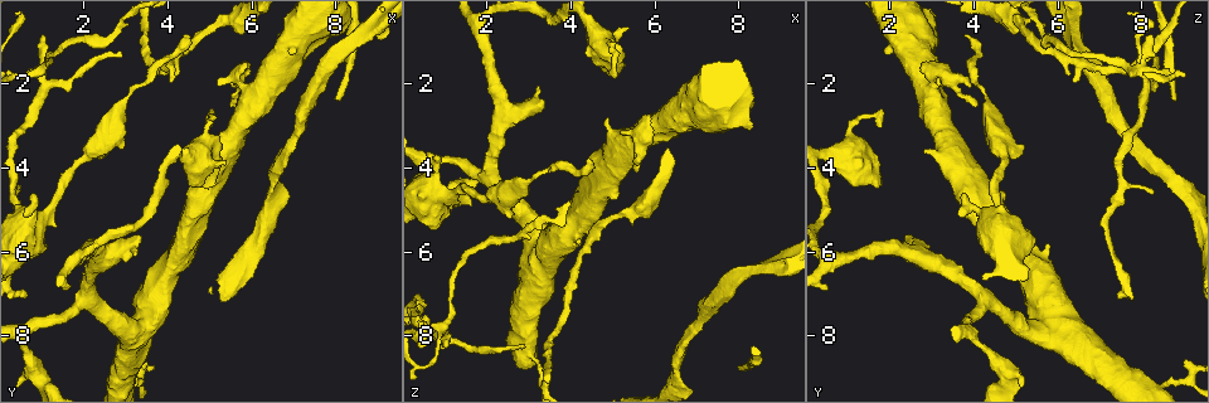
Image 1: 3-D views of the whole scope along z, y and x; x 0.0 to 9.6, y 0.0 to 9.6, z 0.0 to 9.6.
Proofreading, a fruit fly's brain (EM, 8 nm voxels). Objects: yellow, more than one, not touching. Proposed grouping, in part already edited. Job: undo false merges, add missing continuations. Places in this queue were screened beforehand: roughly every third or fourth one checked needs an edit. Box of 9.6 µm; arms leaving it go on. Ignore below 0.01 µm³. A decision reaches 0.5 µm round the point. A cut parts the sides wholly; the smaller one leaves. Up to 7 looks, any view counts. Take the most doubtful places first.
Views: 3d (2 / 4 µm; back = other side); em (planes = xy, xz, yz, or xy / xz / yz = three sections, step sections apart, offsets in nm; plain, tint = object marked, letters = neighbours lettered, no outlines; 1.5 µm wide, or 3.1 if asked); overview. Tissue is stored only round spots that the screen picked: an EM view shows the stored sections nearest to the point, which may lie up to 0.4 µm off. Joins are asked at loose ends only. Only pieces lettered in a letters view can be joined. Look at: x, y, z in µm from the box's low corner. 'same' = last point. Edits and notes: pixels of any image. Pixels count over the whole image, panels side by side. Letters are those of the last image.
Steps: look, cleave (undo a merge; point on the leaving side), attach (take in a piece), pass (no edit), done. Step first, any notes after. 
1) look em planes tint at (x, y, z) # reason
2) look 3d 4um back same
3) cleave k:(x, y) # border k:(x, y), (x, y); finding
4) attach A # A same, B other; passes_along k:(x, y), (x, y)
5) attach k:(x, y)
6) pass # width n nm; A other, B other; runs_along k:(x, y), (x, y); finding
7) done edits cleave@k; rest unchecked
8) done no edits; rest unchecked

look em planes letters at (1.00, 1.70, 8.05) # four or more arms meet

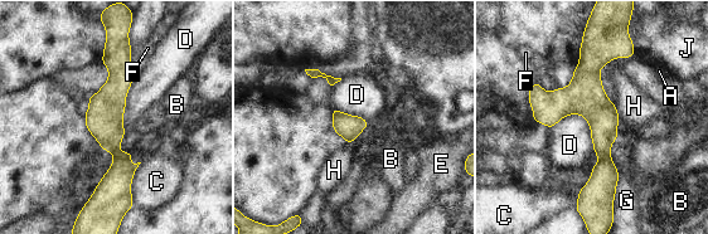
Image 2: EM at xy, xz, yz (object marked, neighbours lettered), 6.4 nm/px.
pass # A other, B other, C other, D other, E other, F other, G other, H other, J other; border 2:(548, 127), (581, 115), (595, 152); one neuron here

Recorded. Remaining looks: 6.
look em yz step 4 tint at (7.95, 2.35, 8.65) # branch stops here

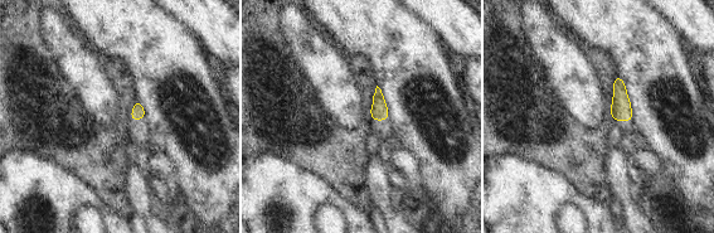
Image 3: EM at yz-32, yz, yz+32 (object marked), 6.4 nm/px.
look em planes letters same

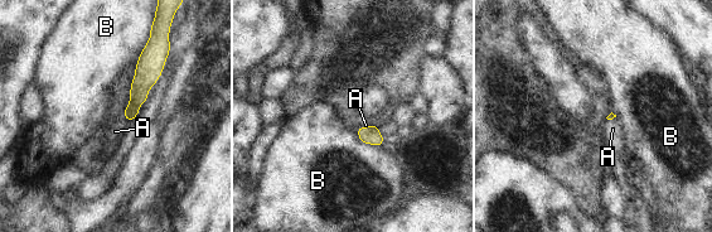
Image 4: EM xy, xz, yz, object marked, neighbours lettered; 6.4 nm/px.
attach A # A same, B other; passes_along 4:(143, 82), (125, 116), (115, 131); the neuron continues

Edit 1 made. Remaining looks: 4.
look em planes plain at (3.25, 6.05, 2.00) # stops while still wide

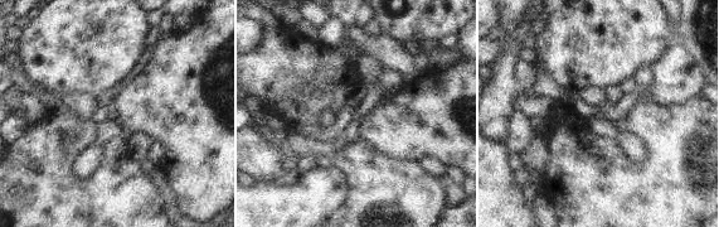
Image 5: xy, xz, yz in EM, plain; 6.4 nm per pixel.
look em planes letters same # see the neighbours

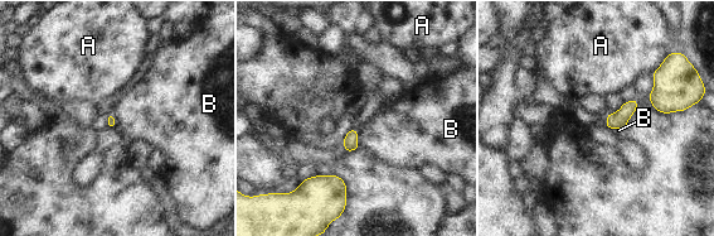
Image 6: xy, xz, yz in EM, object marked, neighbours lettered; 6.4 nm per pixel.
pass # longest_contact B 110 nm; A other, B other; border 6:(356, 130), (359, 147); no lettered piece goes on from it

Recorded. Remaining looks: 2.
done edits attach@4; rest unchecked

